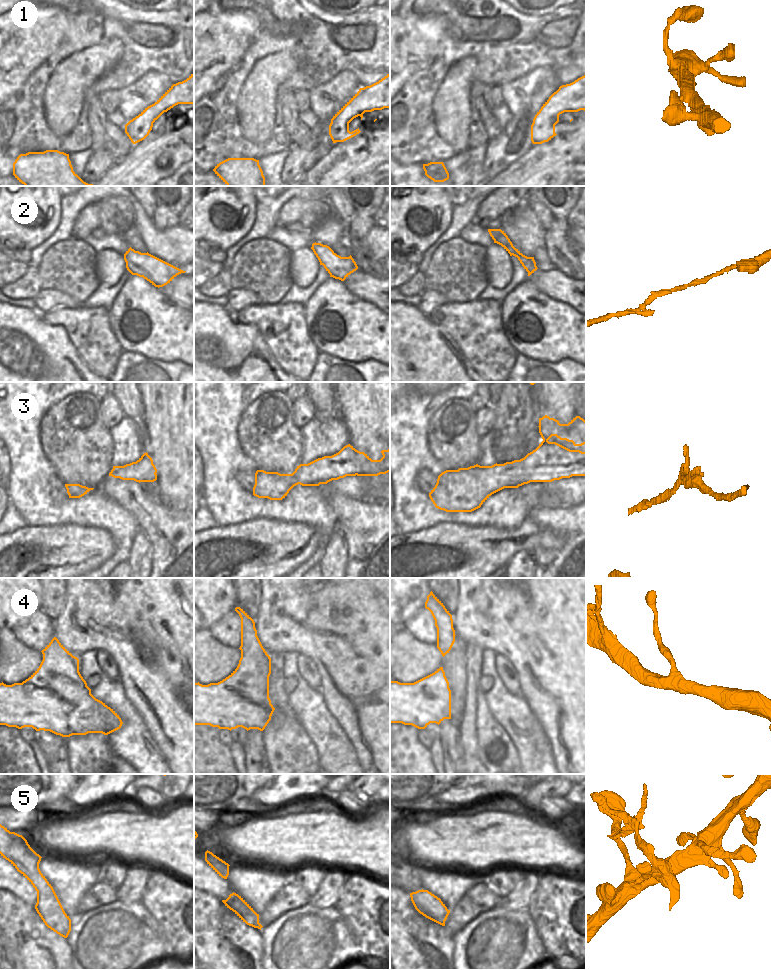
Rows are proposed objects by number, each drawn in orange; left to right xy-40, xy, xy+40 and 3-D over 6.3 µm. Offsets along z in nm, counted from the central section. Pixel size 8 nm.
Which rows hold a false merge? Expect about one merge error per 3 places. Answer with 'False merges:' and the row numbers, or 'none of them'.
False merges: 3, 5

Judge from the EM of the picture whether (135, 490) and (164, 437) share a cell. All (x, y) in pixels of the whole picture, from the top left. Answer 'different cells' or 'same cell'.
different cells

